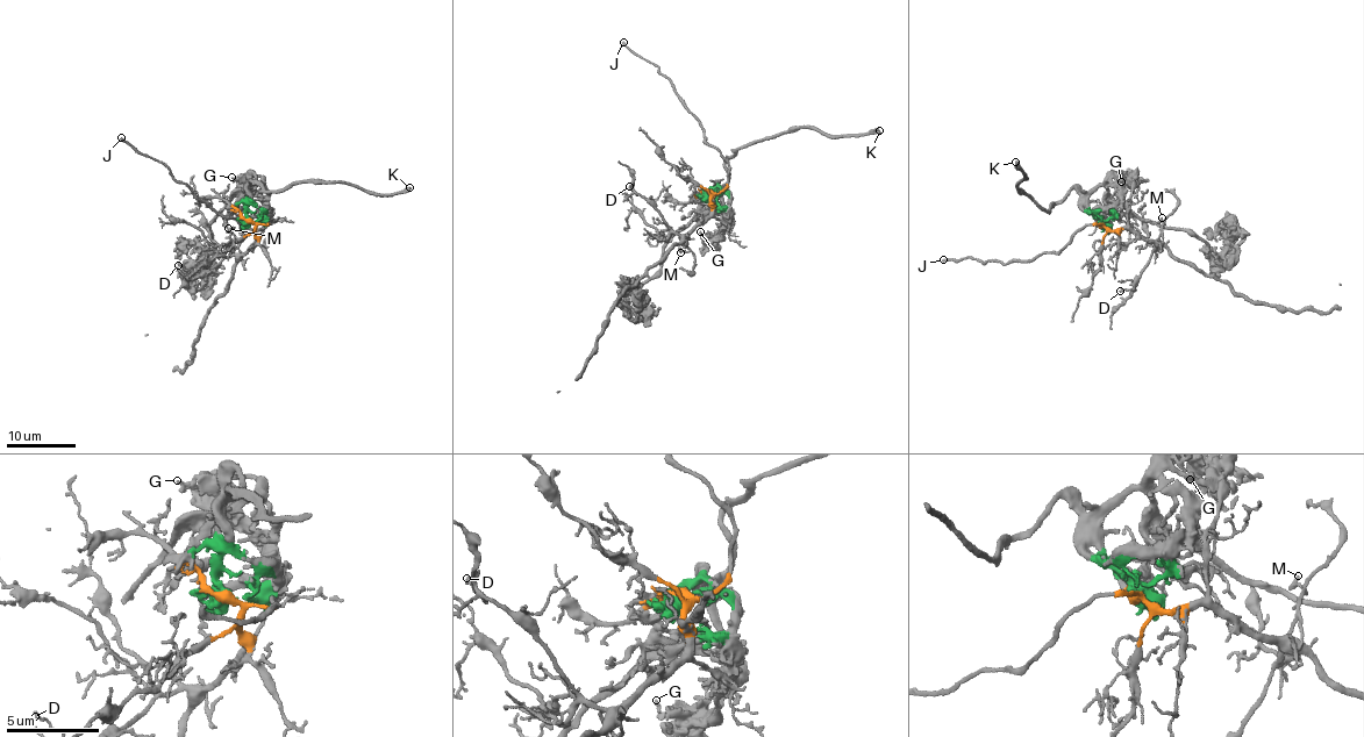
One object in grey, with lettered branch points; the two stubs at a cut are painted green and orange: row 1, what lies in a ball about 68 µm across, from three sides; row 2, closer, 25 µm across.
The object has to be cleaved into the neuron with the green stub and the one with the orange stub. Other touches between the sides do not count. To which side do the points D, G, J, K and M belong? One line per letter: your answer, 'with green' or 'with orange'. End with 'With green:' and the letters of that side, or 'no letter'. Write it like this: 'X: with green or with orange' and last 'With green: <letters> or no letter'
D: with orange
G: with green
J: with orange
K: with green
M: with orange
With green: G, K

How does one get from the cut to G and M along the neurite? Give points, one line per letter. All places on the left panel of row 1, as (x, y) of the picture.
G: (250, 219), (244, 205), (247, 187), (262, 177), (230, 177)
M: (250, 221), (259, 238), (242, 256), (237, 249), (240, 241), (227, 228)

